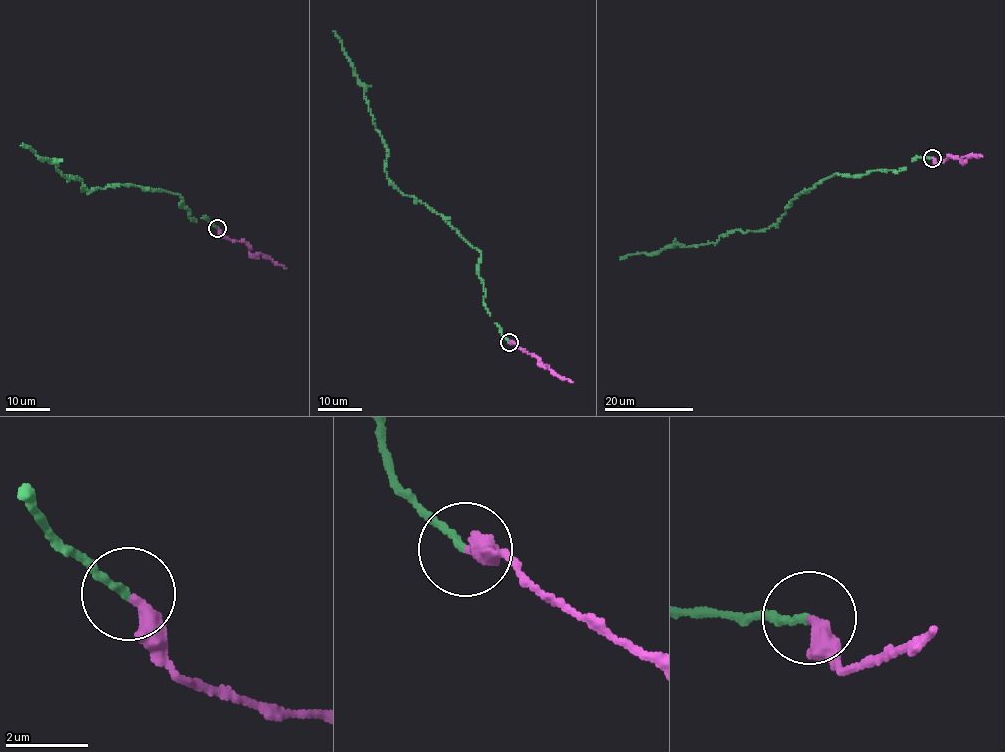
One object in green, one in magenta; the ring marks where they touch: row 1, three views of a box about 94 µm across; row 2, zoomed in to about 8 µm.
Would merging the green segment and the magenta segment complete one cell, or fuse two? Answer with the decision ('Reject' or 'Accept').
Accept

